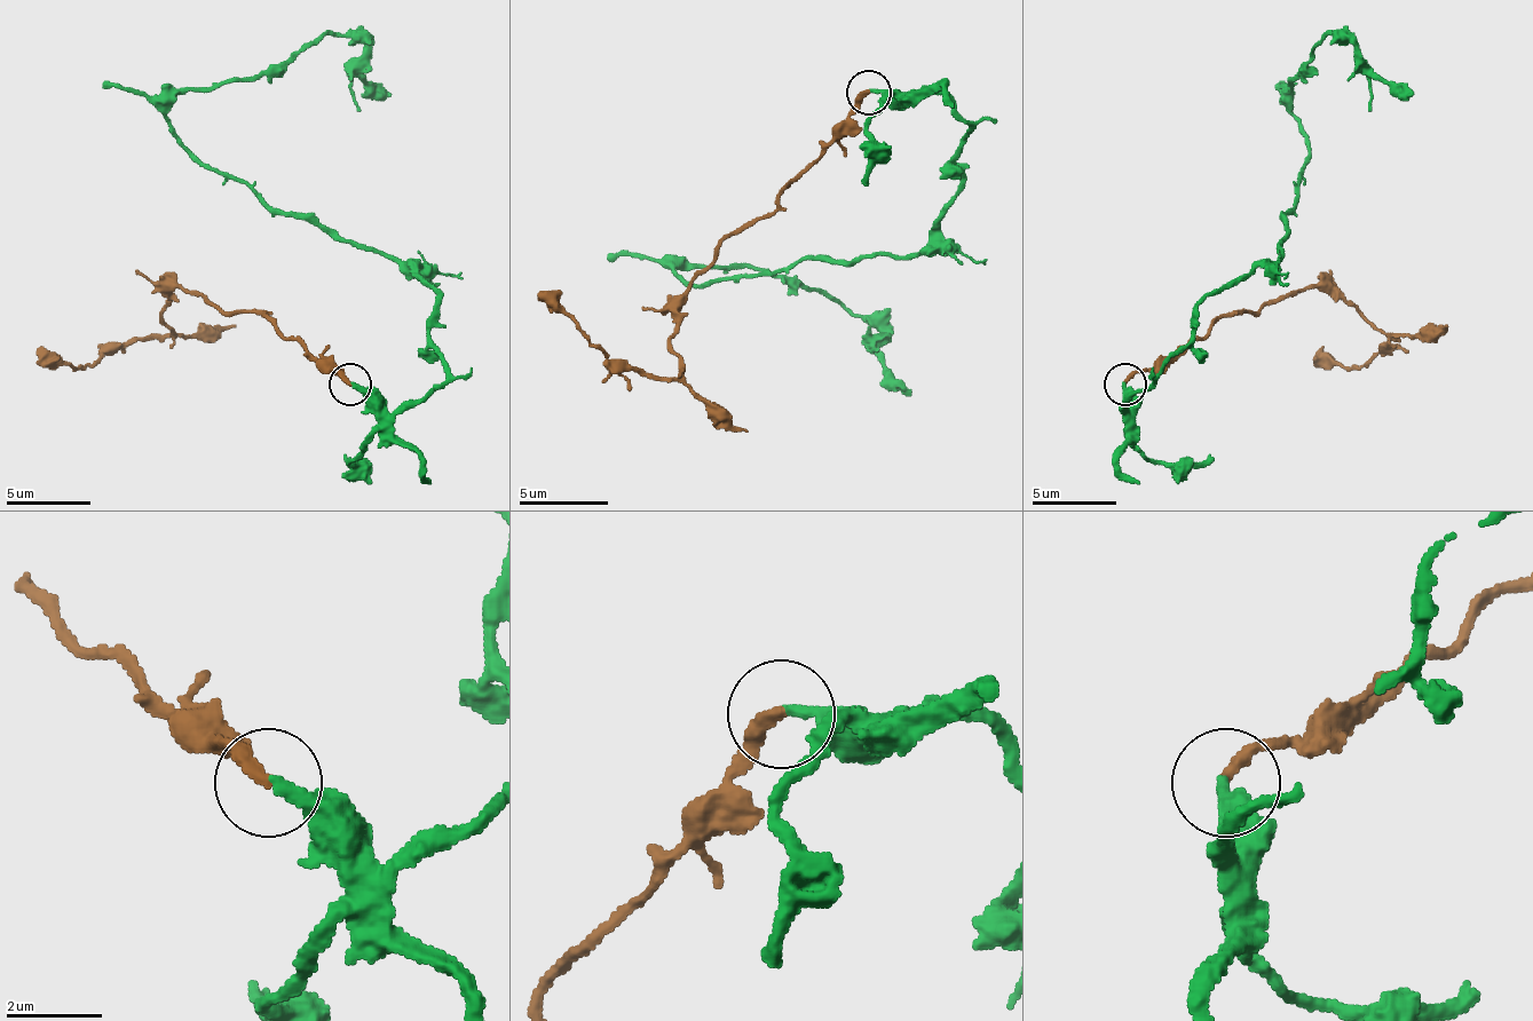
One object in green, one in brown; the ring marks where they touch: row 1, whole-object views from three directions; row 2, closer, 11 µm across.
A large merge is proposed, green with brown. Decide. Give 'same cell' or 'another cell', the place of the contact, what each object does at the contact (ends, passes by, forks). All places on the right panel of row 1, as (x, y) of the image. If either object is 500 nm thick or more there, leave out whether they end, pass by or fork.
same cell; place (1124, 384); green ends; brown ends

